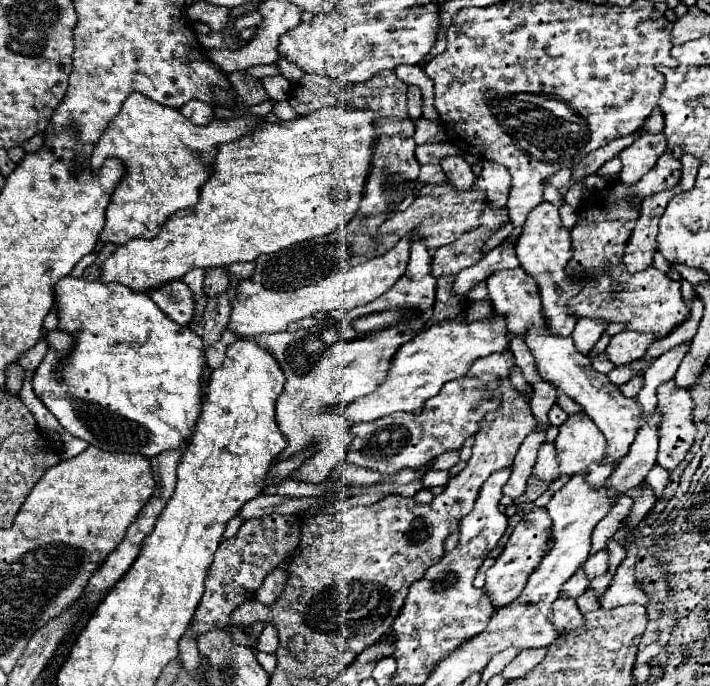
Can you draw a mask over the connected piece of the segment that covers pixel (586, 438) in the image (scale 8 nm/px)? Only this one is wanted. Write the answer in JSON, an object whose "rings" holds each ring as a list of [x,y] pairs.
{"rings":[[[584,412],[568,416],[568,420],[560,426],[560,432],[558,432],[558,438],[556,438],[554,446],[556,446],[556,452],[558,452],[558,462],[560,462],[562,476],[574,476],[578,472],[586,472],[588,482],[592,486],[600,486],[600,484],[606,482],[606,478],[614,470],[610,464],[600,464],[606,458],[606,450],[608,450],[606,438],[598,430],[598,426],[592,422],[592,418]]]}

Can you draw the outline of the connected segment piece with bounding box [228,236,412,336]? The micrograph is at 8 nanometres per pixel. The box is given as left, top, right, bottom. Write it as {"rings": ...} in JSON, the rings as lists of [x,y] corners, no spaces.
{"rings":[[[404,236],[390,252],[376,256],[364,264],[352,266],[350,270],[334,272],[324,280],[298,288],[294,292],[274,292],[262,288],[262,284],[254,284],[252,280],[238,282],[238,290],[232,296],[232,318],[228,328],[236,332],[236,336],[254,336],[254,334],[270,334],[278,330],[286,330],[290,322],[302,320],[306,316],[314,316],[316,312],[332,312],[332,310],[352,310],[356,306],[368,304],[390,290],[396,280],[406,274],[406,266],[410,260],[412,236]]]}

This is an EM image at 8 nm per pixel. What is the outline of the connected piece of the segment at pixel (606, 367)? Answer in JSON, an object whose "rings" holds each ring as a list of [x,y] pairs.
{"rings":[[[604,352],[596,354],[596,356],[590,360],[590,364],[592,364],[592,368],[594,368],[596,372],[602,372],[602,374],[608,374],[608,372],[614,368],[614,364],[606,358],[606,354],[604,354]]]}

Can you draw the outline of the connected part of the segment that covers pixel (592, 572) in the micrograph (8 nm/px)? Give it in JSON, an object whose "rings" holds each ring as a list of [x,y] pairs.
{"rings":[[[602,550],[598,552],[596,556],[590,556],[586,562],[584,562],[584,570],[586,570],[586,576],[590,580],[594,580],[596,576],[604,574],[608,570],[608,560],[610,560],[610,552],[608,550]]]}

